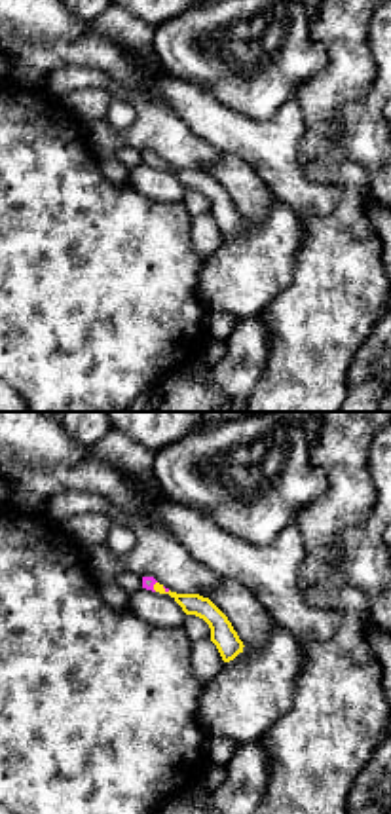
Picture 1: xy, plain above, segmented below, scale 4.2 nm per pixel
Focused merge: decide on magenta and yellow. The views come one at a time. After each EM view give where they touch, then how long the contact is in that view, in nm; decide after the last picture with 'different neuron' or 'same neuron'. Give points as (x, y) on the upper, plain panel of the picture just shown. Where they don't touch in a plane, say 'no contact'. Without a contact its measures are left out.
(152, 162) | 50 nm

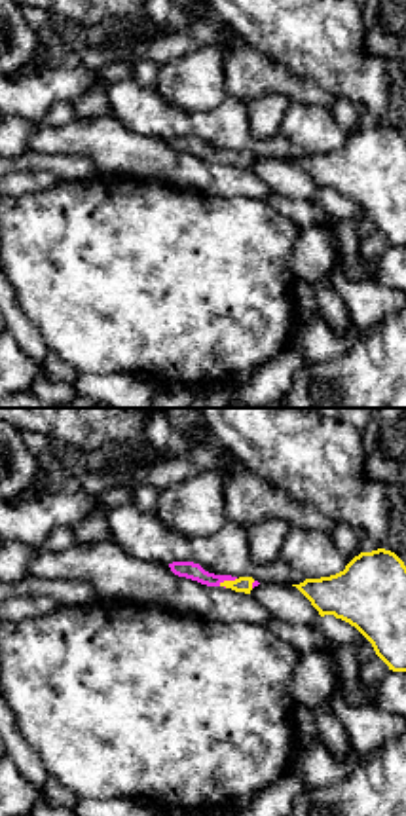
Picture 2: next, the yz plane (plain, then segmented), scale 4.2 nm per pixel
(226, 154) | 90 nm

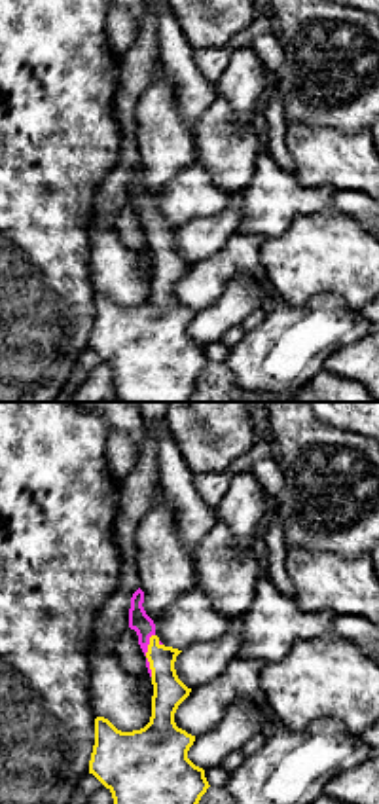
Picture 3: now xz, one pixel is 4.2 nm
(144, 230) | 180 nm

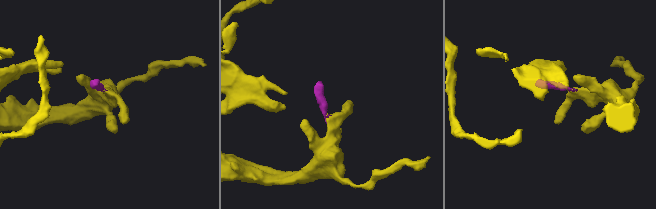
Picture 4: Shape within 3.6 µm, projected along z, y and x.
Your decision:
same neuron

